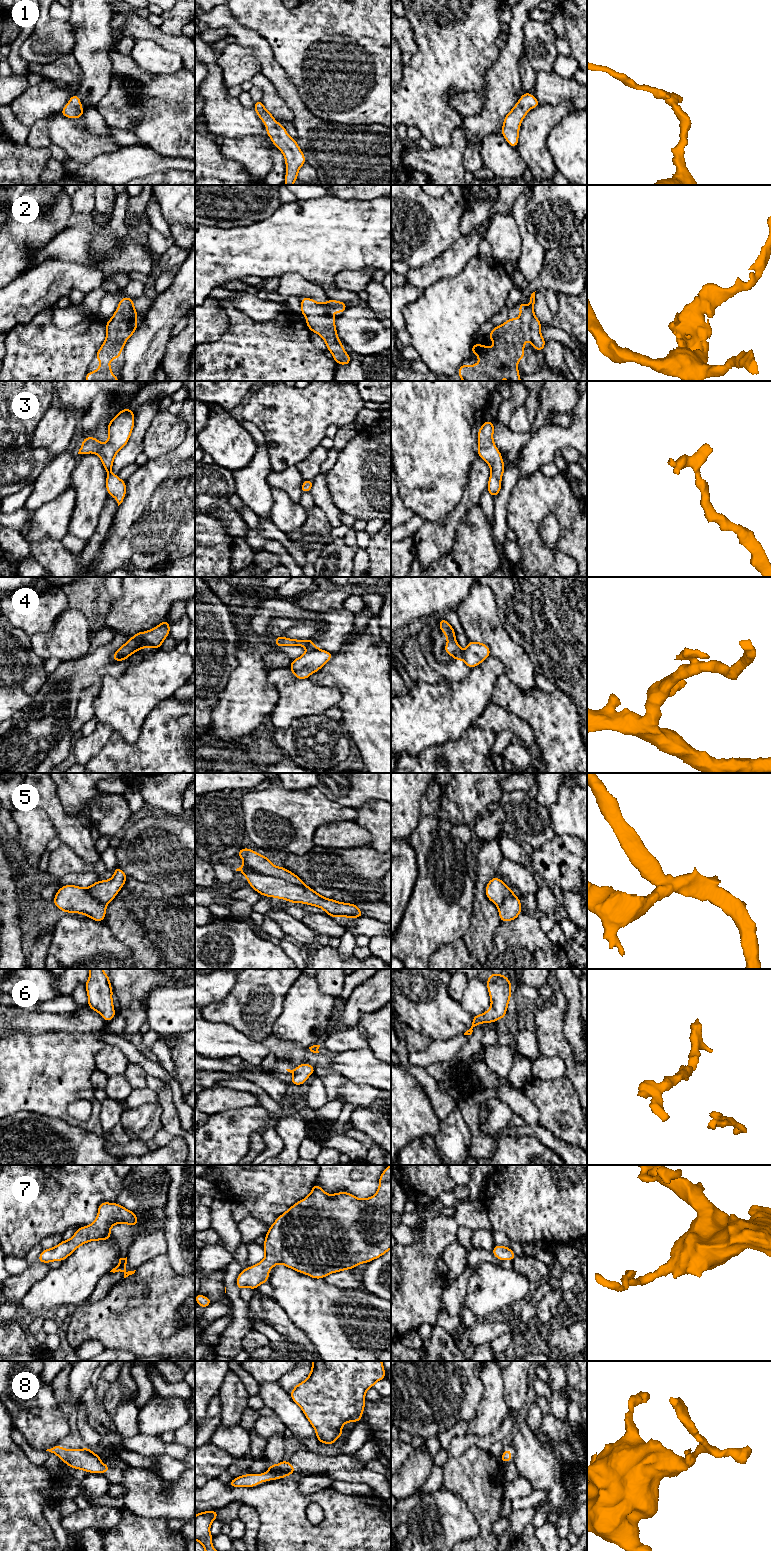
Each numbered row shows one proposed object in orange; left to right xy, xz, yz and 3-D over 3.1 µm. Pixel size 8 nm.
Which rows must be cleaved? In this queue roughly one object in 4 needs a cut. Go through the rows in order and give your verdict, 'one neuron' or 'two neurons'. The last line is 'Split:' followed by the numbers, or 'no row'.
1: one neuron
2: one neuron
3: one neuron
4: two neurons
5: two neurons
6: one neuron
7: one neuron
8: one neuron
Split: 4, 5

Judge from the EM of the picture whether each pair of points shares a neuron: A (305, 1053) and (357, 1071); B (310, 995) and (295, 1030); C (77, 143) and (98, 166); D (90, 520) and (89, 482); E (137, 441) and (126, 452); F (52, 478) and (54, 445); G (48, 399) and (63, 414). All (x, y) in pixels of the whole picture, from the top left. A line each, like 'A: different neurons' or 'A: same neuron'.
A: same neuron
B: same neuron
C: different neurons
D: same neuron
E: same neuron
F: different neurons
G: different neurons

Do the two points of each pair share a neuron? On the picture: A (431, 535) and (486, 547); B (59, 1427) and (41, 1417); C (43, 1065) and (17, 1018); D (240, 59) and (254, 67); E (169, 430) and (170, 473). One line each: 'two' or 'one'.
A: two
B: one
C: two
D: one
E: two

